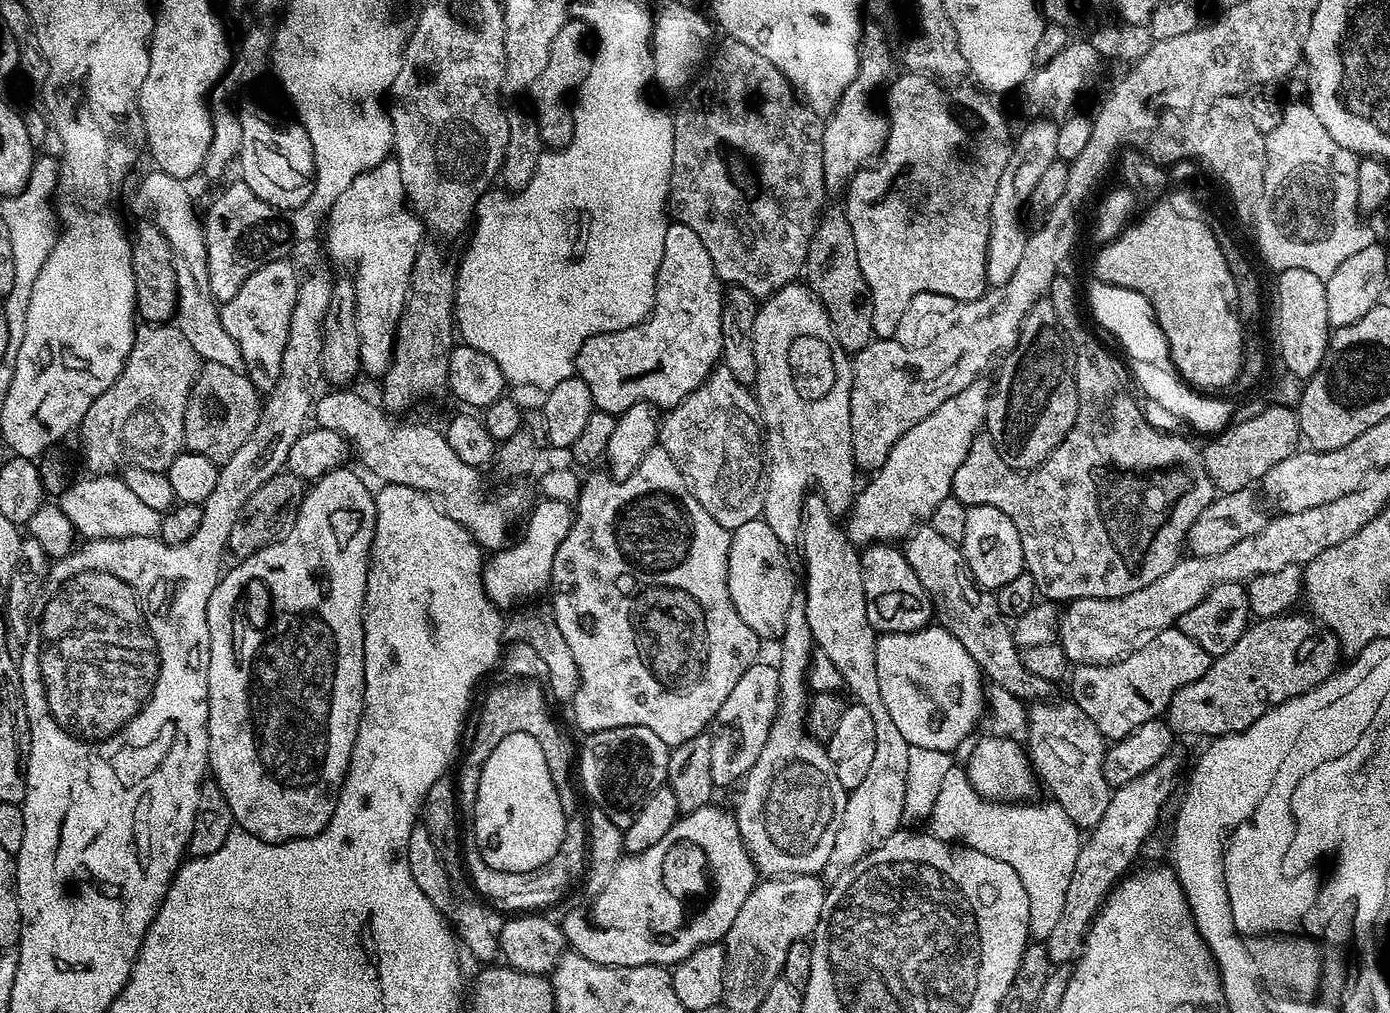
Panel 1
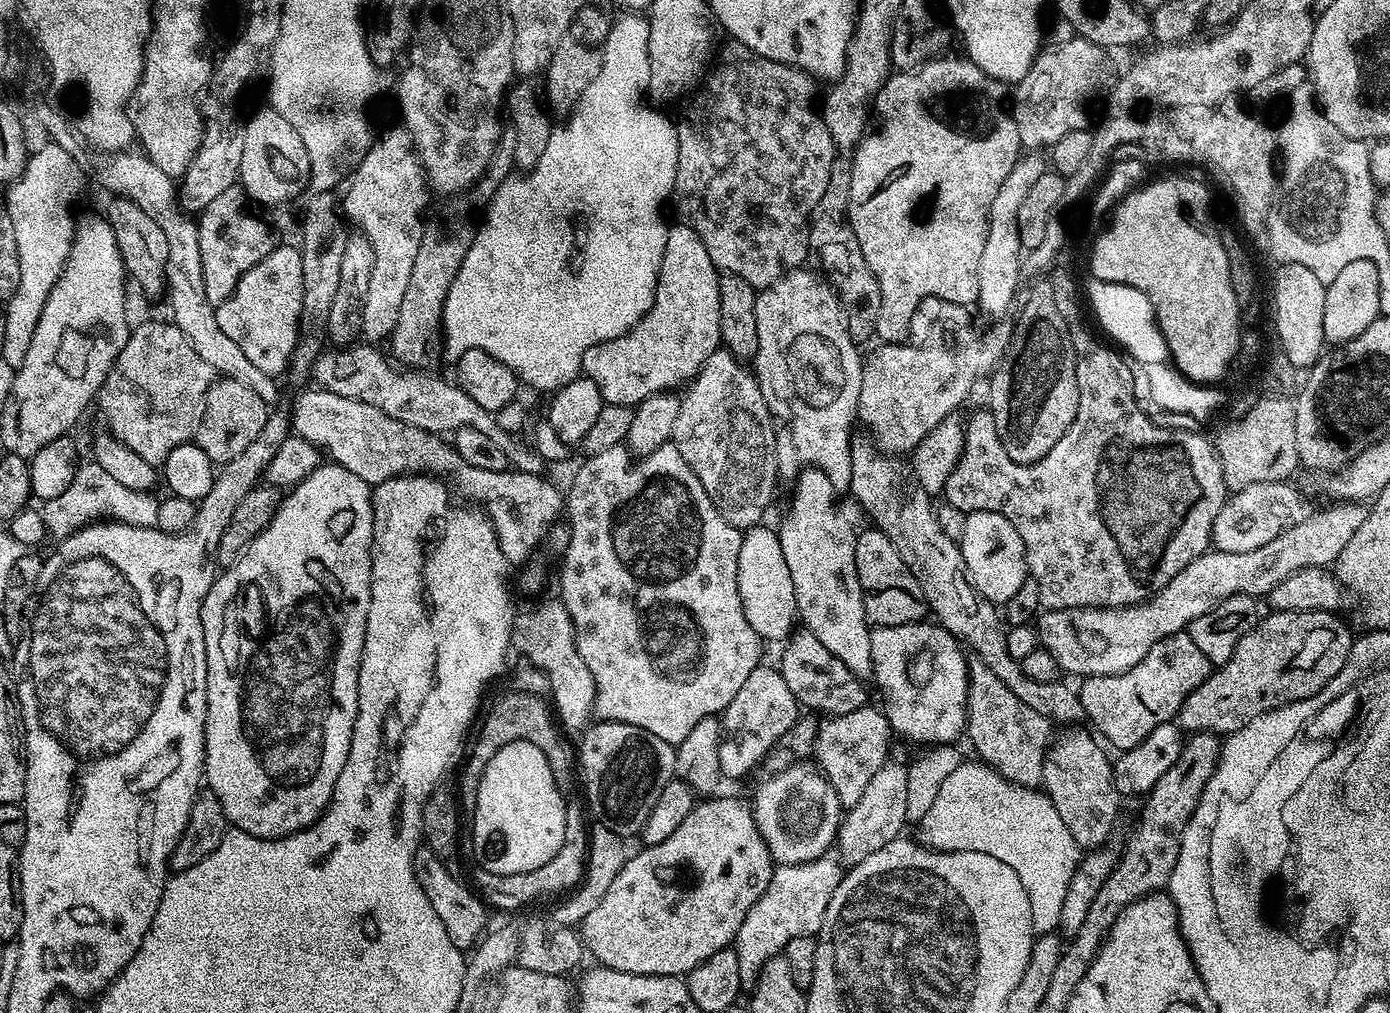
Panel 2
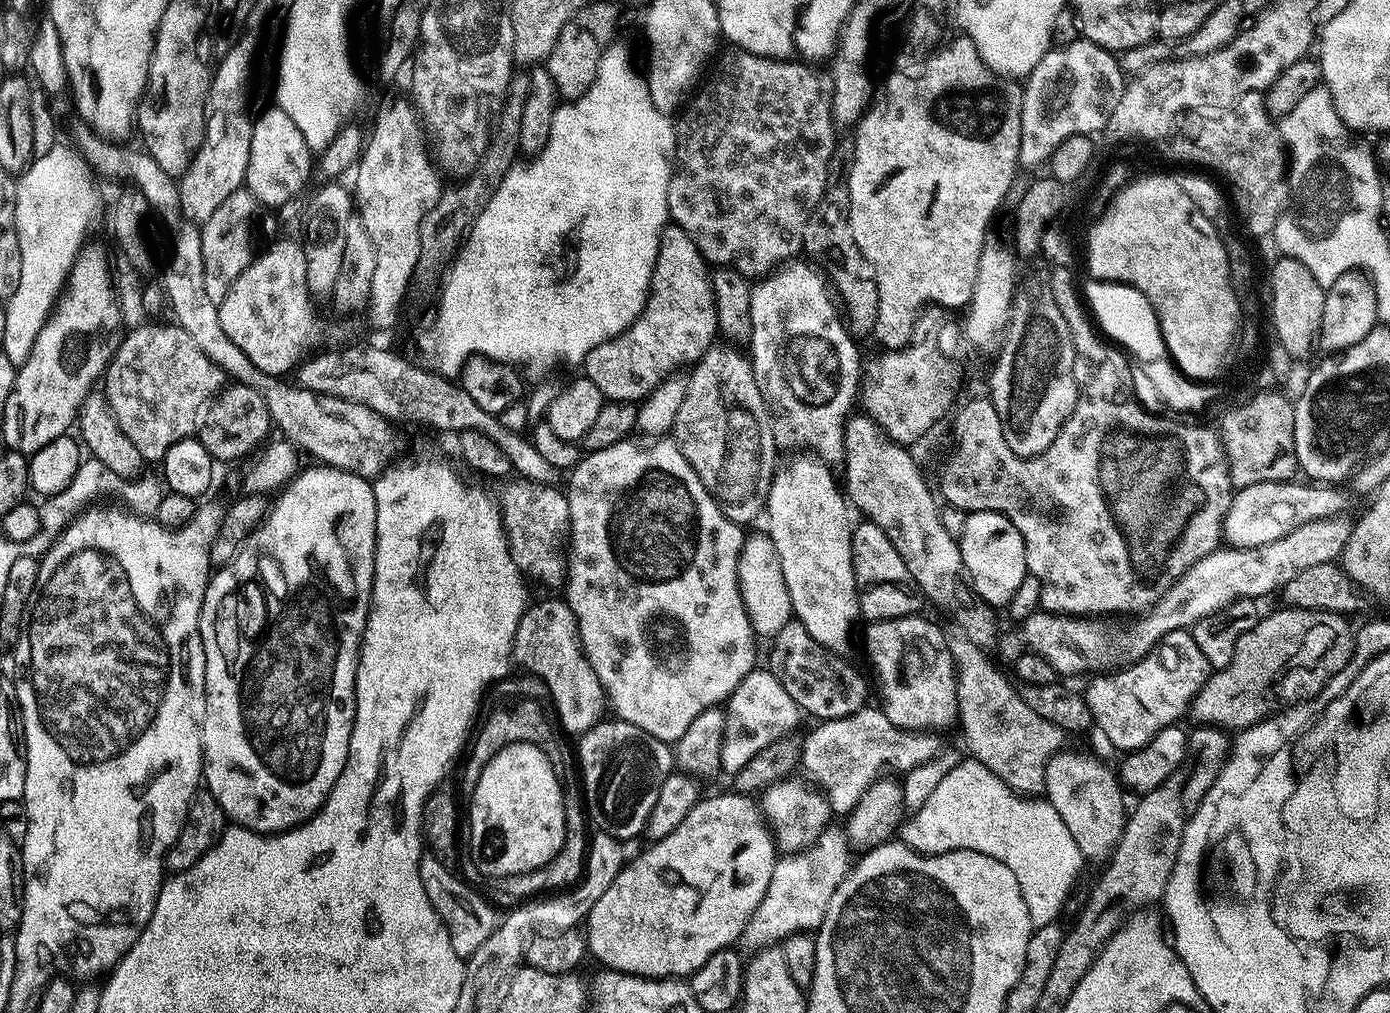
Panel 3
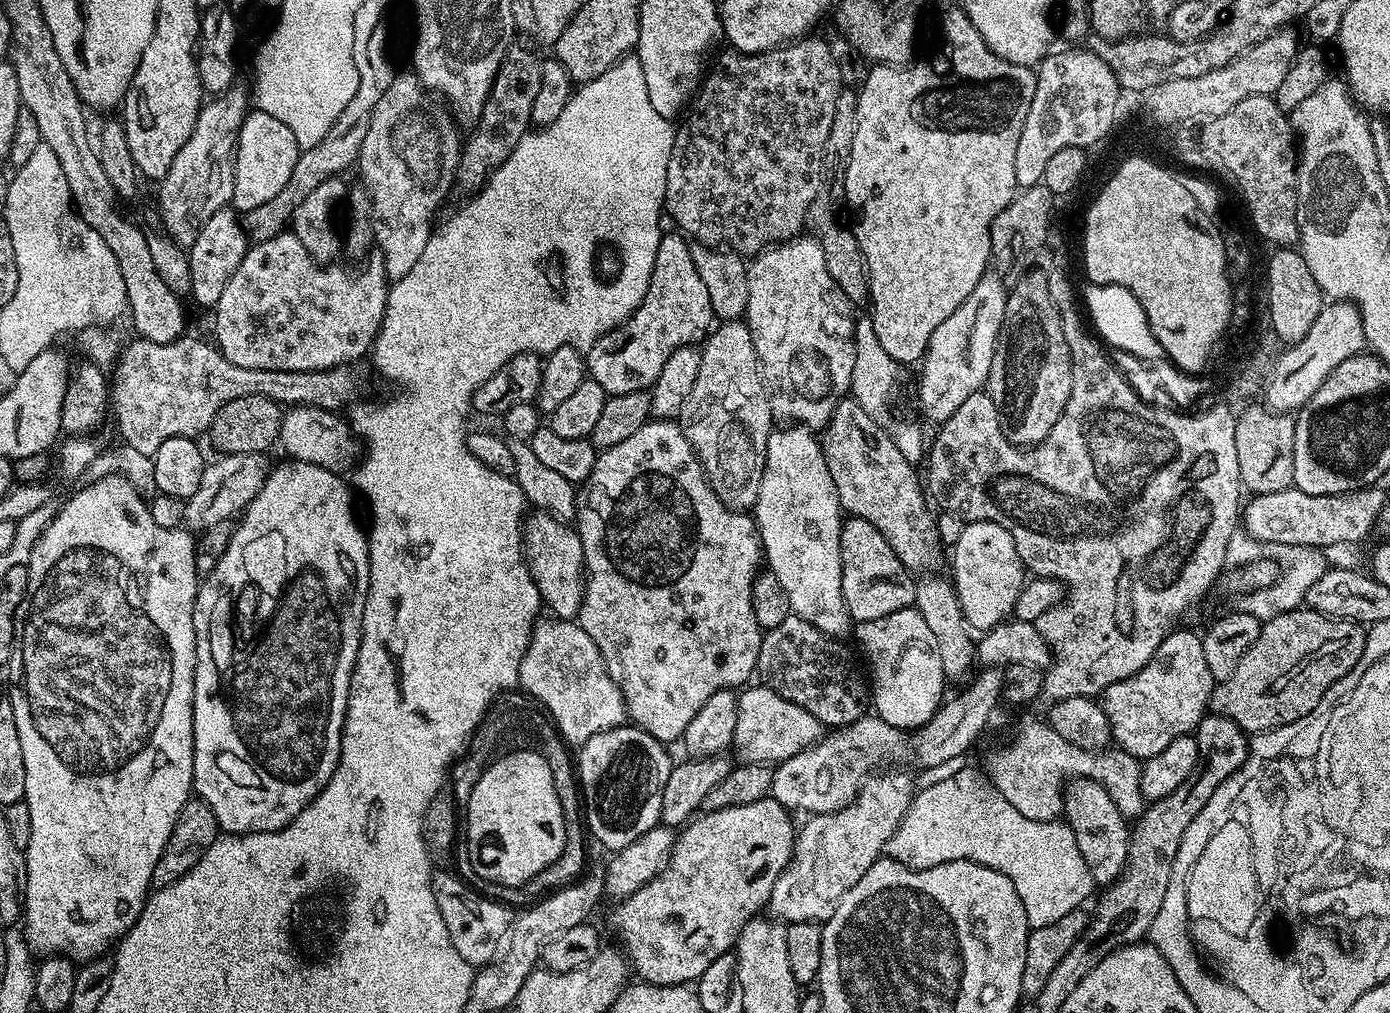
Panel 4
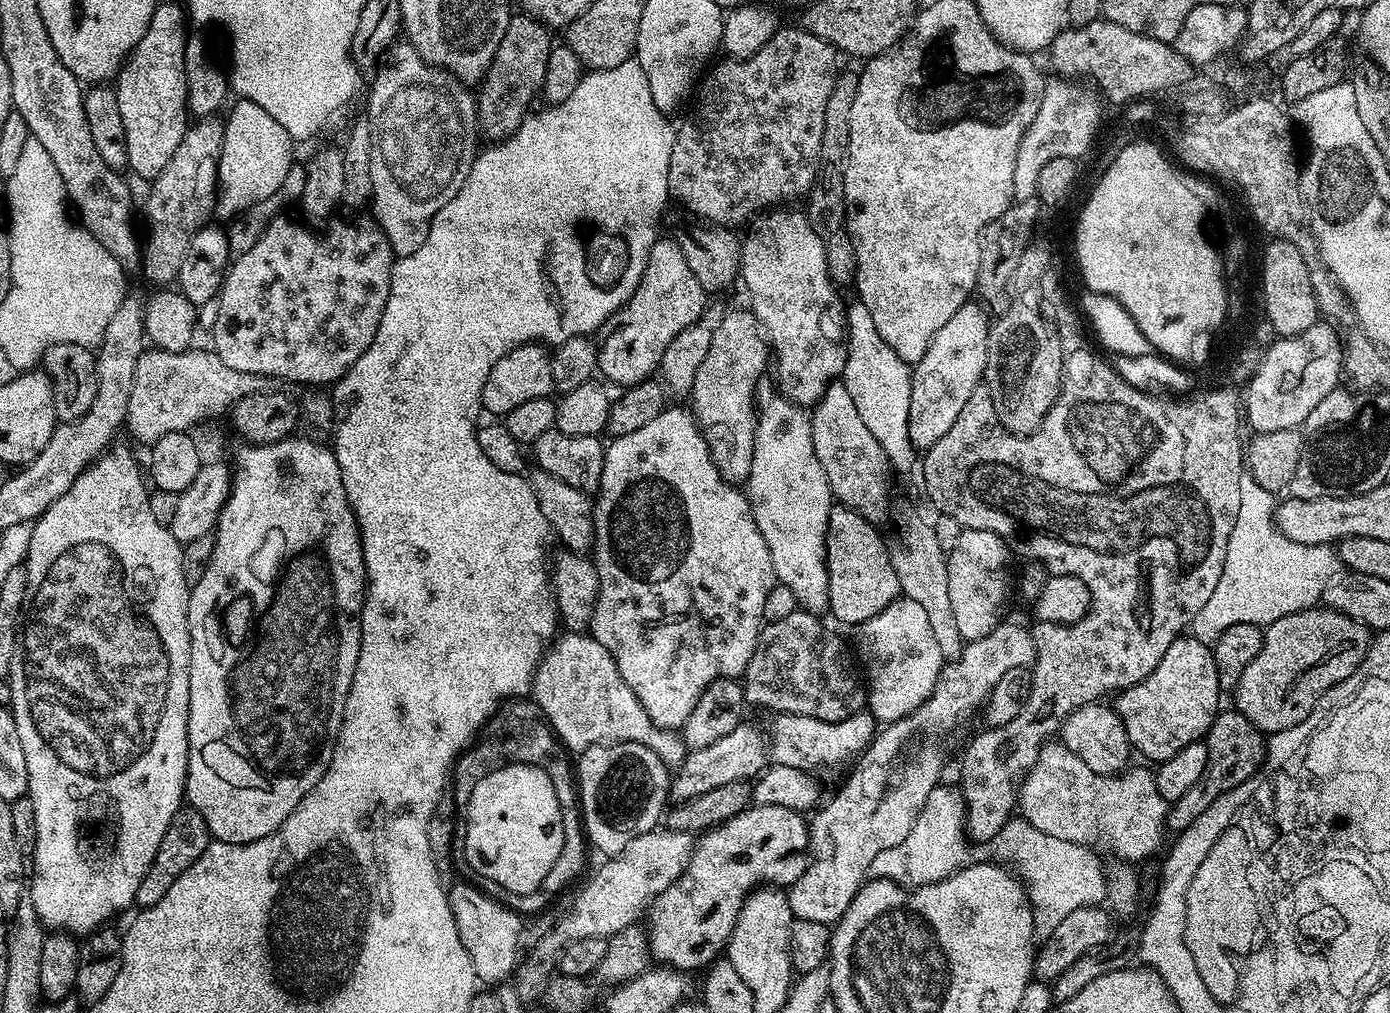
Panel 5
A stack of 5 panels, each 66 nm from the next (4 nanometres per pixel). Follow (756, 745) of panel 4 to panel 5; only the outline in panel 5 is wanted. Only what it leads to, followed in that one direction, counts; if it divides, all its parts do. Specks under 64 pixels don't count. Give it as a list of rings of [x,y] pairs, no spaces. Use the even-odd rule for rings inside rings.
[[[863,710],[844,721],[819,721],[796,713],[779,713],[771,717],[772,725],[766,728],[772,764],[785,764],[805,770],[817,770],[827,764],[840,764],[859,757],[872,742],[878,731],[878,721],[871,712]]]

